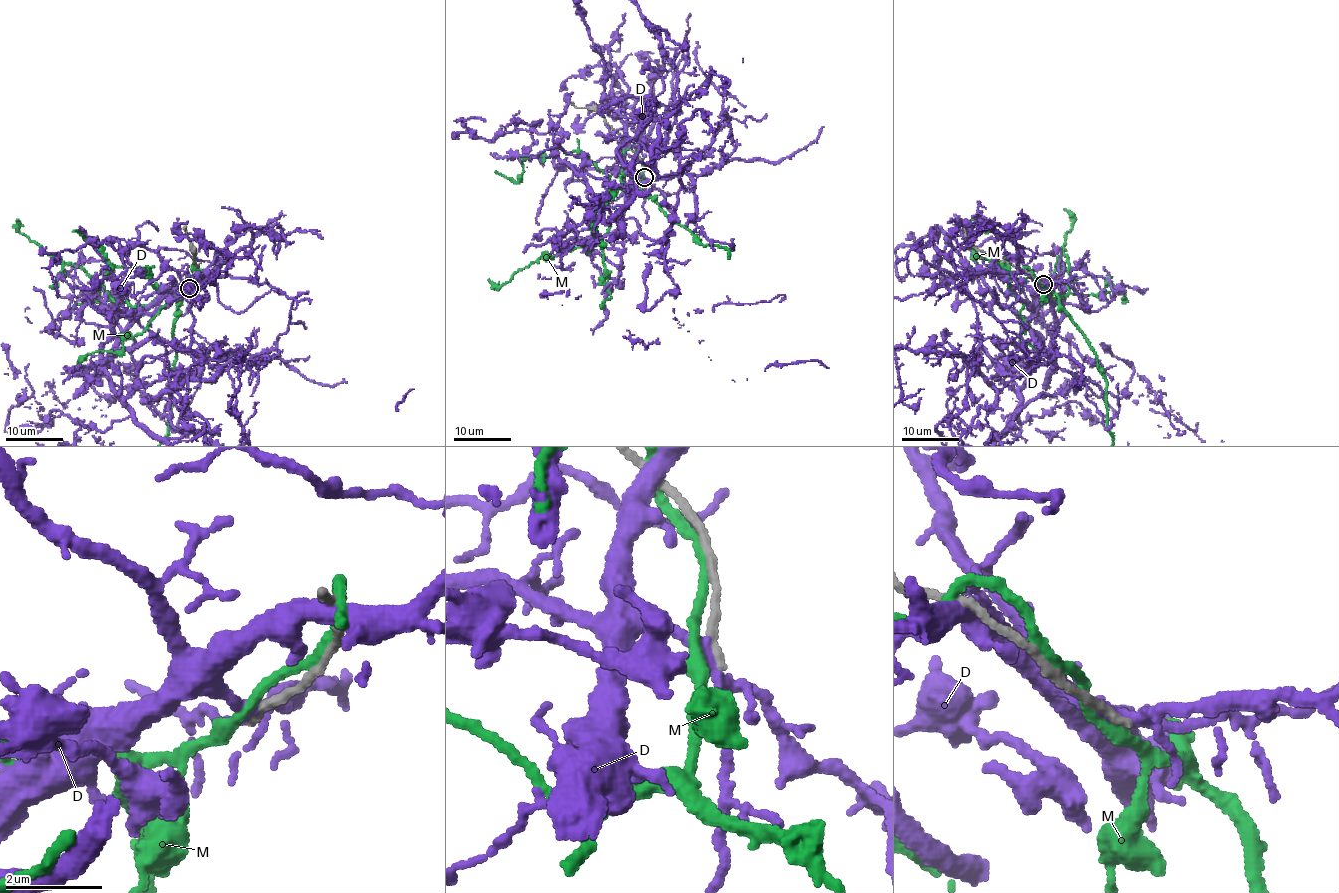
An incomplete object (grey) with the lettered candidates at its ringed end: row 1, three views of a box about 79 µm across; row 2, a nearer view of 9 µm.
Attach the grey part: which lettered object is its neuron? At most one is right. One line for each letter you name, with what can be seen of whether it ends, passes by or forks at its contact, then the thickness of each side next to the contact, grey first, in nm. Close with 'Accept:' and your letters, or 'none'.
Accept: none

